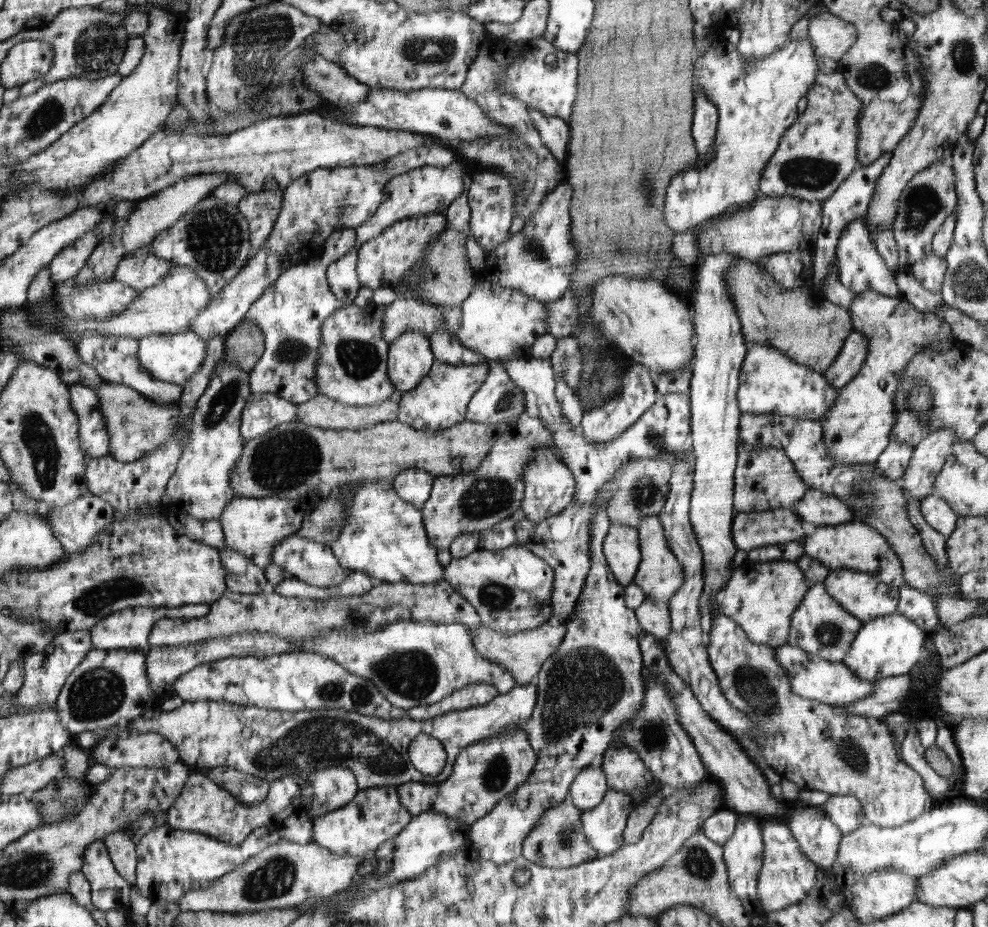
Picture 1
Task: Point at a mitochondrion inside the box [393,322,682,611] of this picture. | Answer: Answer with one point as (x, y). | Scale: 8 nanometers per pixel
(487, 497)

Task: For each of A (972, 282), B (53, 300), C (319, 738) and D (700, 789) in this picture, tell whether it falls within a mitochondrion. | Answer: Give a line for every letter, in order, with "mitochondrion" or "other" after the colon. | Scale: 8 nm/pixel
A: mitochondrion
B: other
C: mitochondrion
D: other

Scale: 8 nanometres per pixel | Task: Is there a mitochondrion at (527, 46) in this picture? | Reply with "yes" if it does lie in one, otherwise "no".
no

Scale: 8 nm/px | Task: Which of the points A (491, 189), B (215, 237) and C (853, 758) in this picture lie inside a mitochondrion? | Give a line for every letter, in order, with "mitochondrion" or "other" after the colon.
A: mitochondrion
B: mitochondrion
C: mitochondrion

